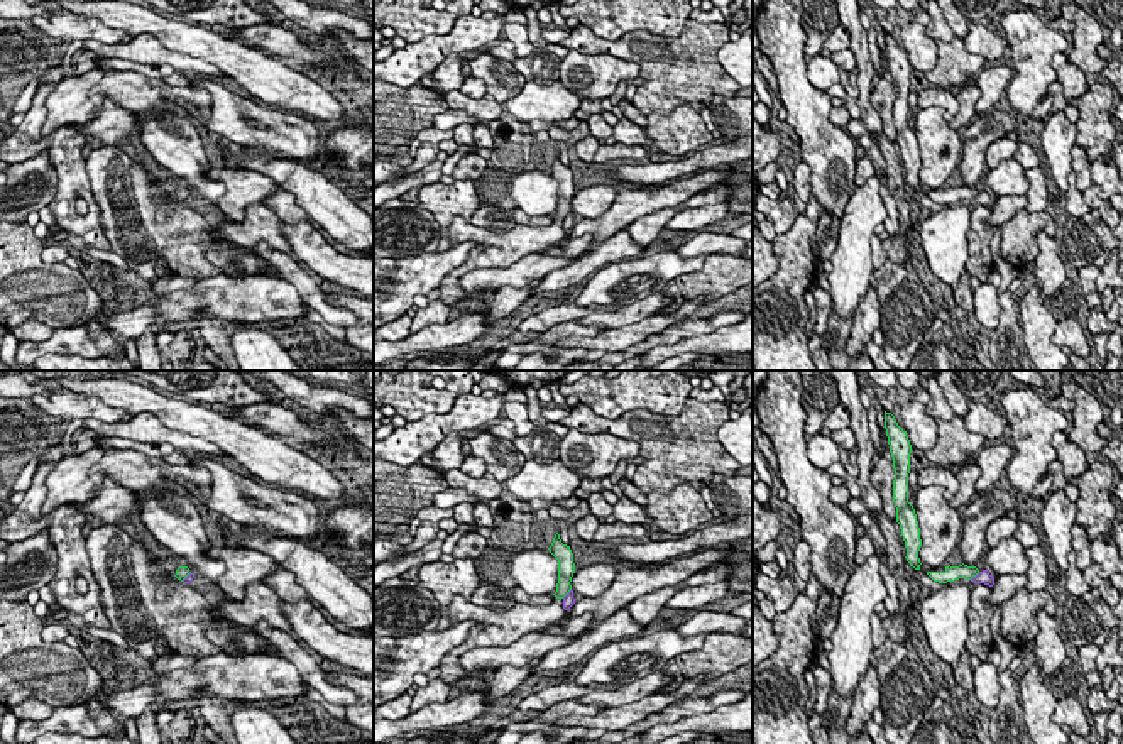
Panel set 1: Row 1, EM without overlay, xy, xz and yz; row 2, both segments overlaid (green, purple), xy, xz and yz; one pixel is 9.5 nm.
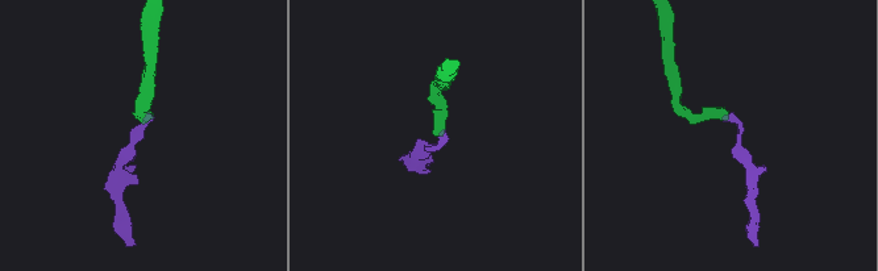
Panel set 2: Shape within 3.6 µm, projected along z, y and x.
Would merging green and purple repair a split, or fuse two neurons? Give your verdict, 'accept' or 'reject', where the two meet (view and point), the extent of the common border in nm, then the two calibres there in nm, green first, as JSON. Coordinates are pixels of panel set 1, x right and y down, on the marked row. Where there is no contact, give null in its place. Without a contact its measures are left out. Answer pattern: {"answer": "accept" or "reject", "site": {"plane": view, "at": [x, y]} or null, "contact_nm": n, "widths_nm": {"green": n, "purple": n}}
{"answer": "reject", "site": {"plane": "yz", "at": [975, 575]}, "contact_nm": 130, "widths_nm": {"green": 140, "purple": 130}}

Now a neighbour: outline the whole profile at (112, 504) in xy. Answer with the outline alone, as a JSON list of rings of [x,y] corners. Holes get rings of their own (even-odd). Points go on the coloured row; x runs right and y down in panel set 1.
[[[105,477],[100,492],[85,502],[76,502],[85,516],[91,516],[91,528],[103,524],[122,526],[129,522],[132,509],[139,509],[140,502],[134,497],[134,490],[123,487],[117,480]]]

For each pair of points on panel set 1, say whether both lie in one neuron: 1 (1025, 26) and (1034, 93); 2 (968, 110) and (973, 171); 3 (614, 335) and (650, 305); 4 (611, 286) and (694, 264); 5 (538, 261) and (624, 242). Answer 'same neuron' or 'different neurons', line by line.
1: same neuron
2: different neurons
3: different neurons
4: same neuron
5: different neurons

